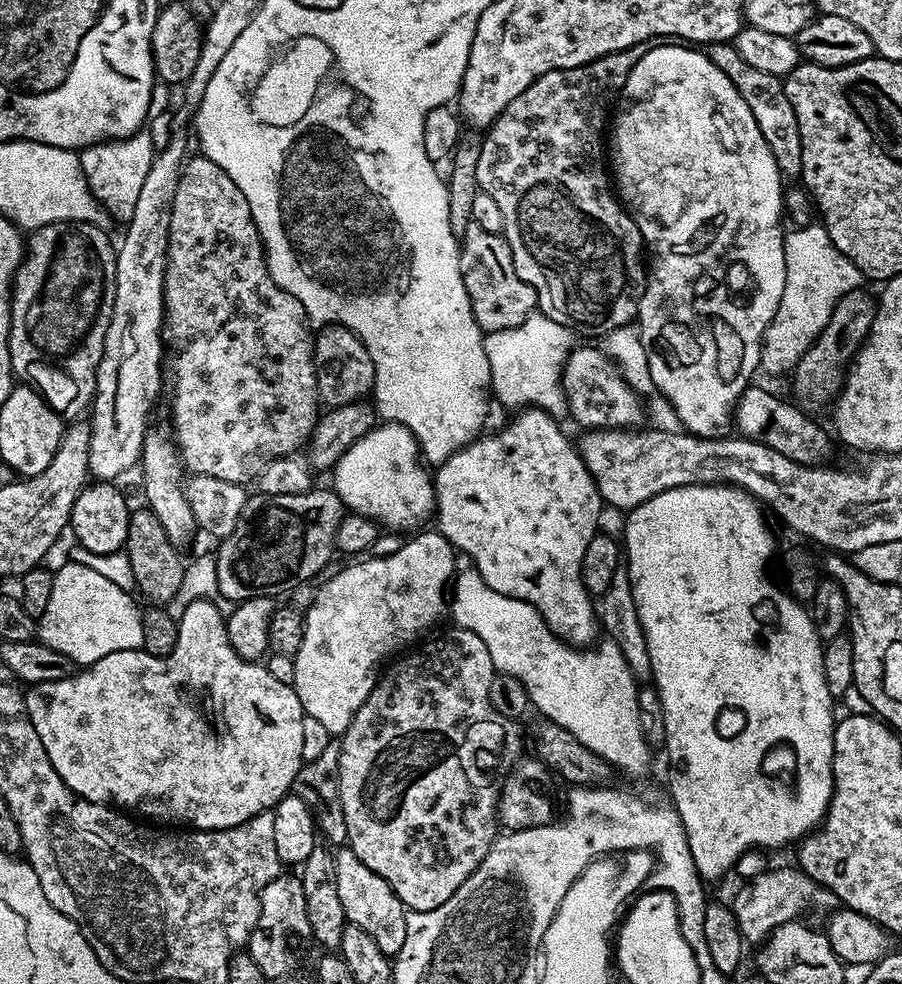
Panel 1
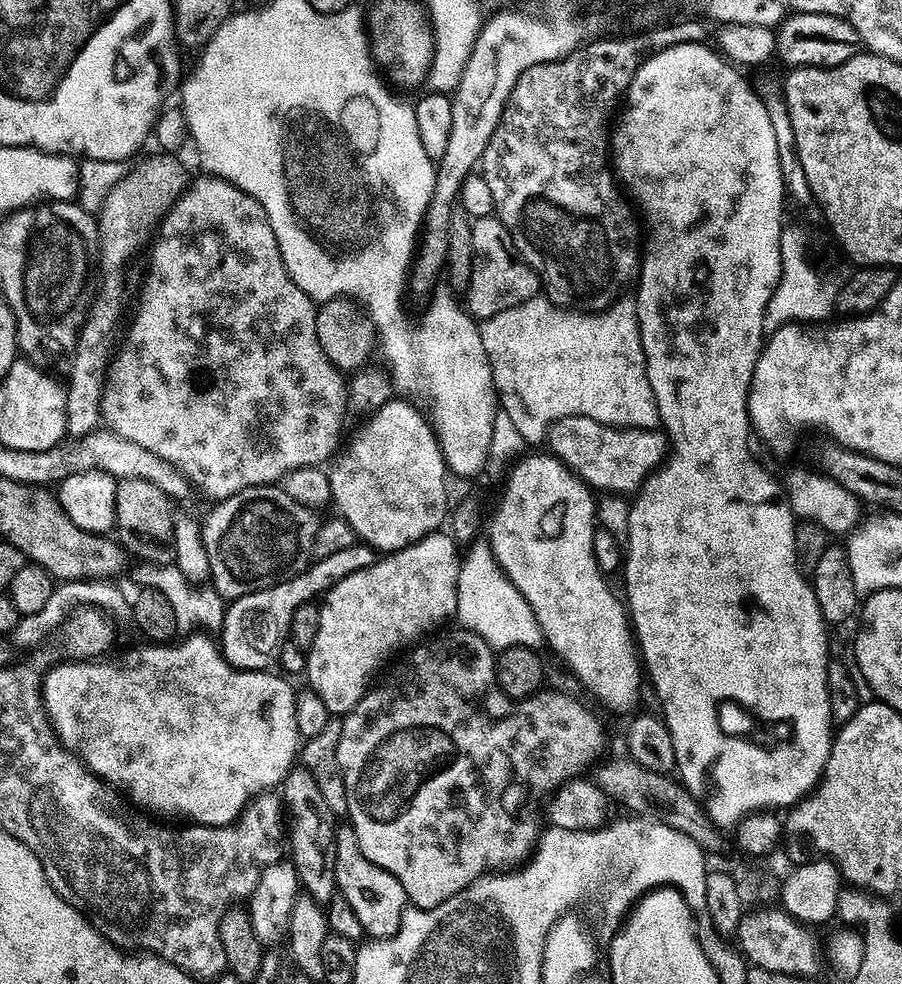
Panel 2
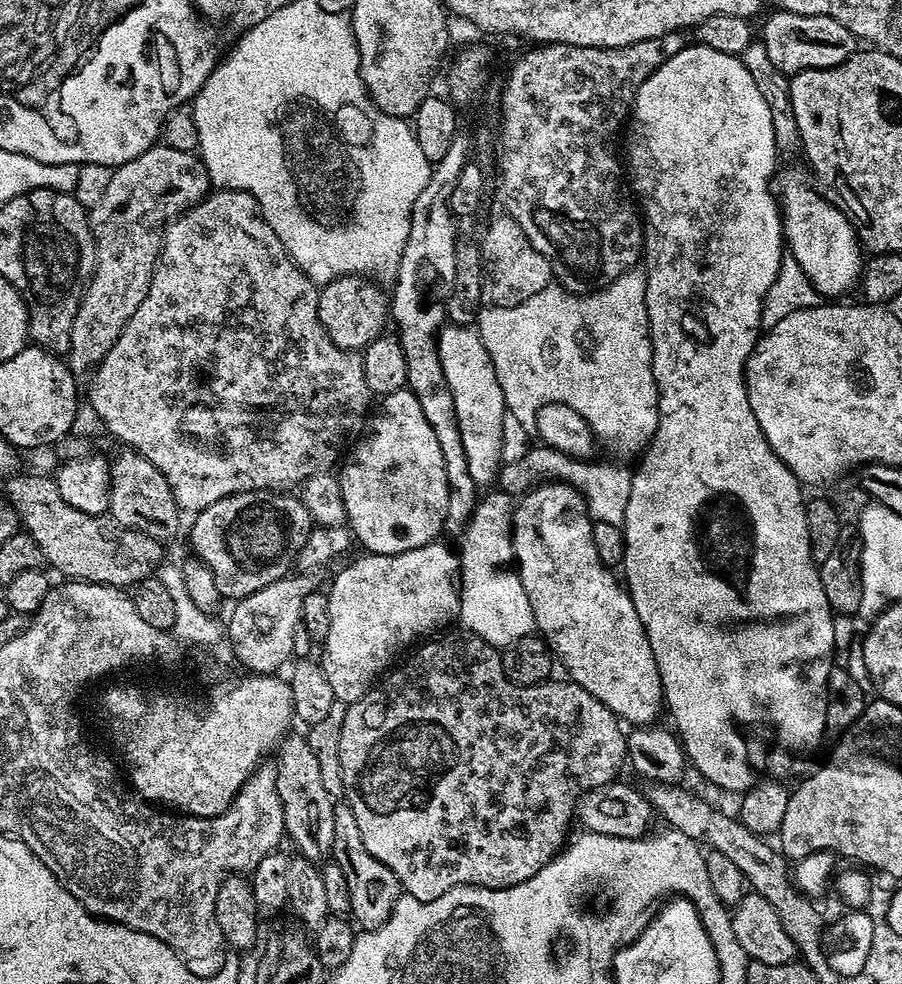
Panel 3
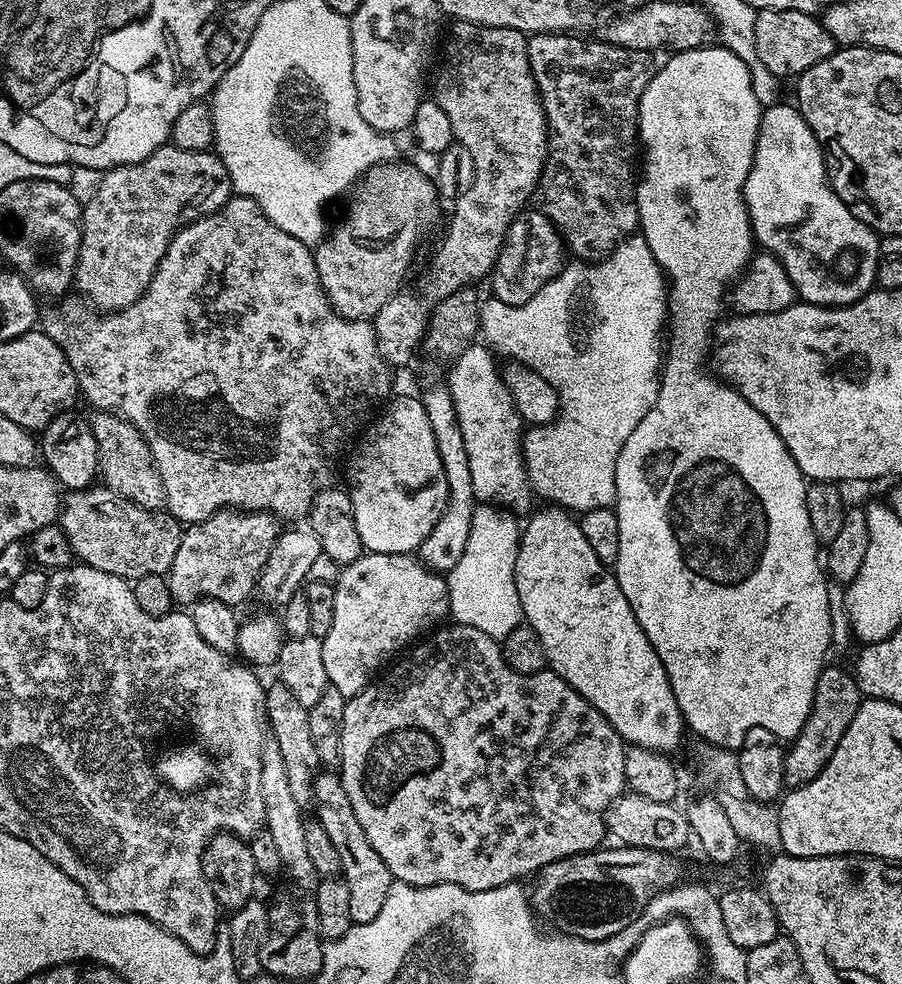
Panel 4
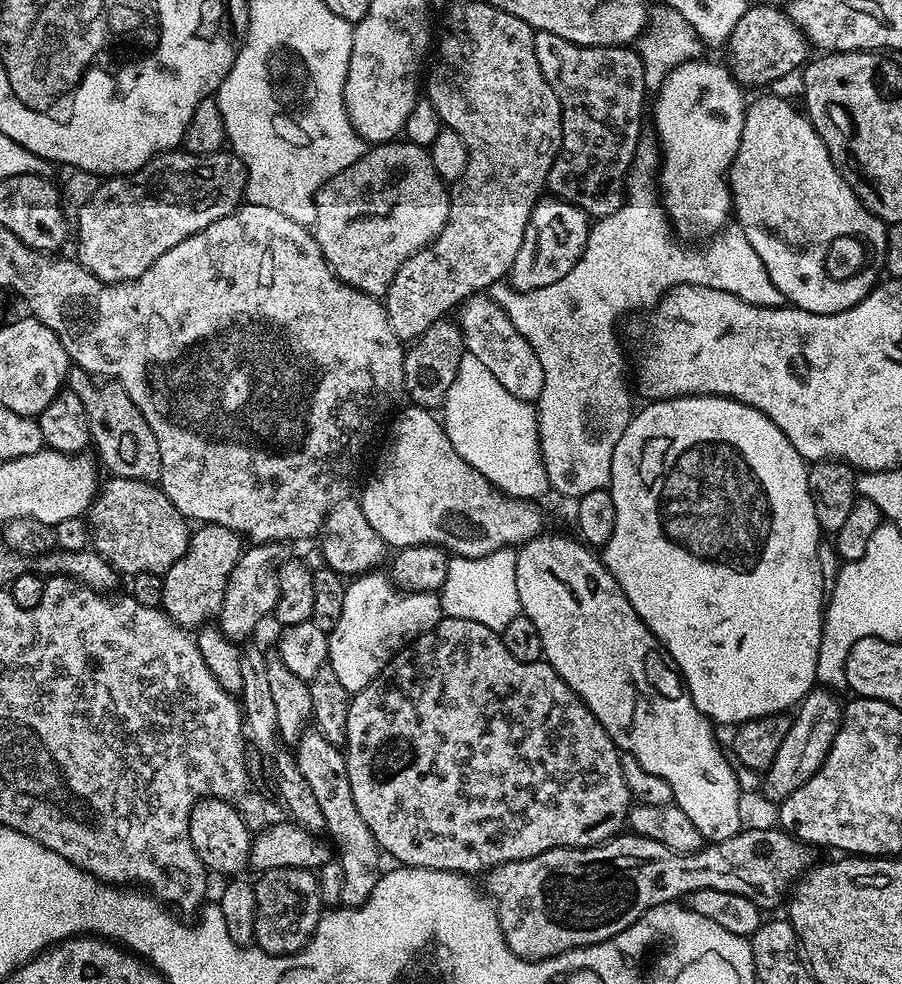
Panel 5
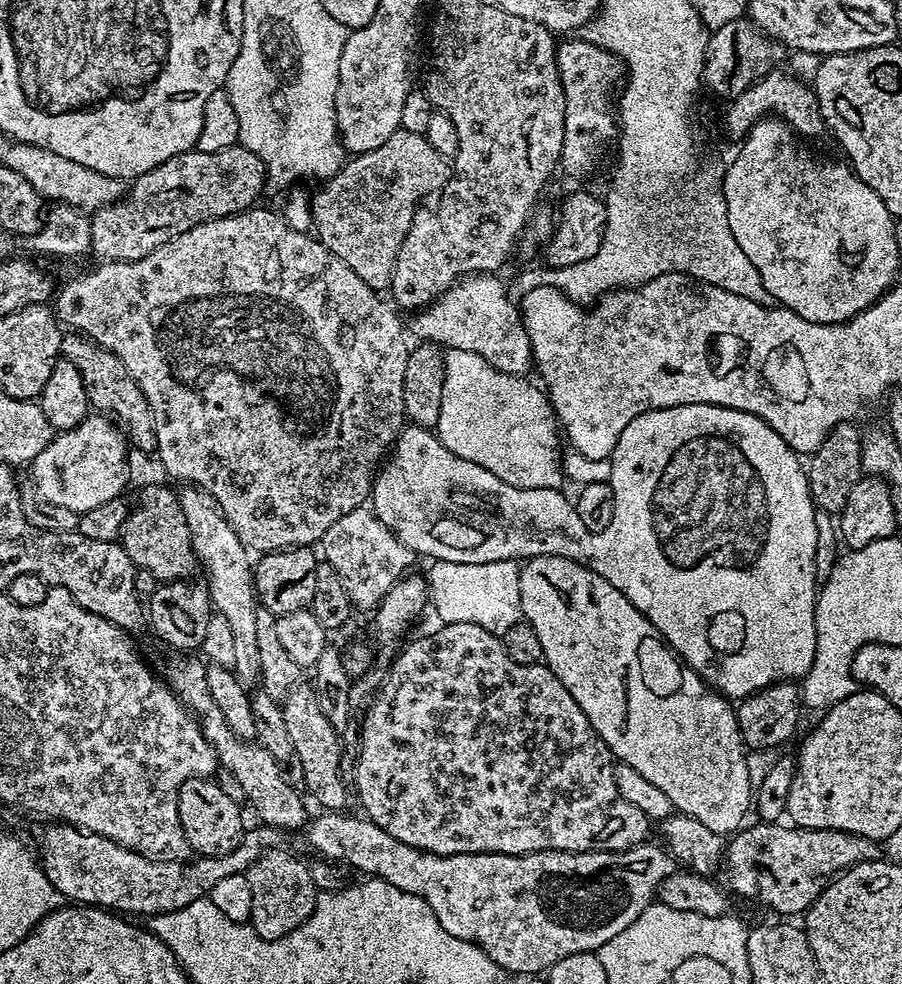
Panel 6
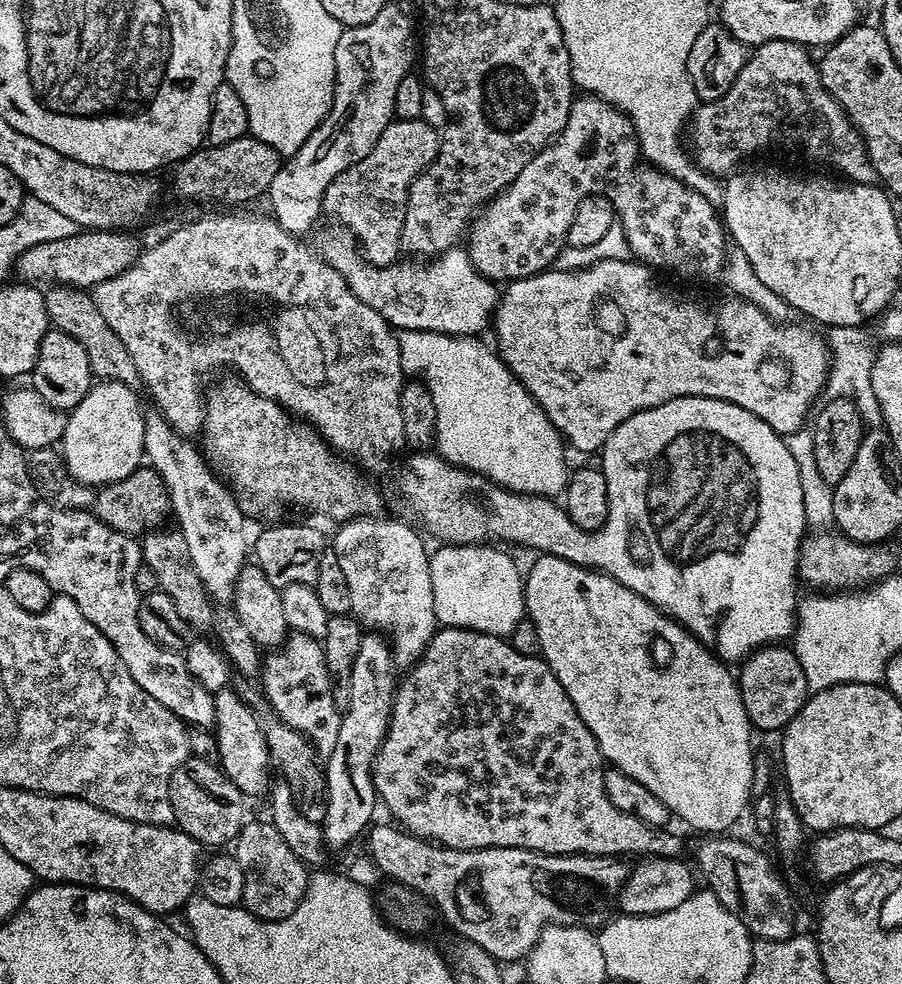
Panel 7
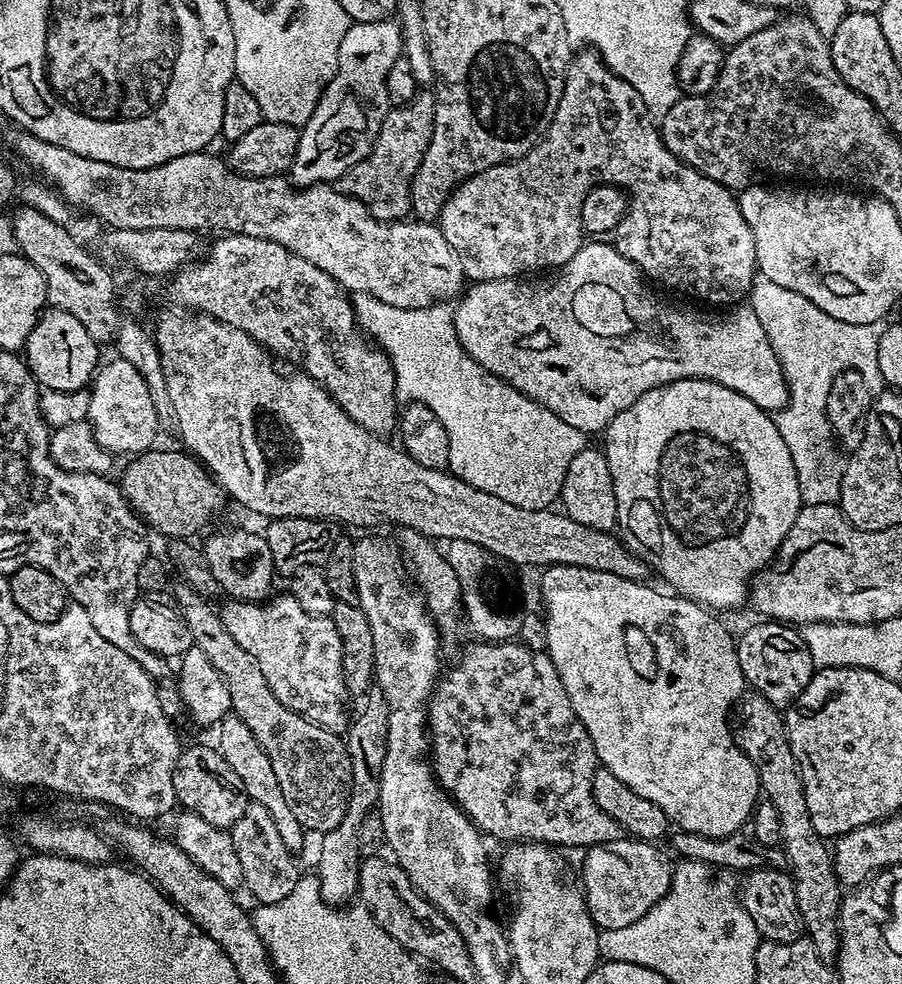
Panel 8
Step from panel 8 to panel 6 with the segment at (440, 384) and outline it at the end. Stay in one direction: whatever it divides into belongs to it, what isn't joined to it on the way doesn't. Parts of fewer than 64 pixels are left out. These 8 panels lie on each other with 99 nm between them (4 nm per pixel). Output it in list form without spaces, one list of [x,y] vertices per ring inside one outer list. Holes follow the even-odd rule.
[[[447,349],[444,352],[444,369],[446,378],[442,386],[442,414],[435,431],[449,450],[470,462],[478,462],[478,466],[490,470],[490,474],[502,478],[502,482],[510,486],[556,490],[560,483],[565,483],[560,448],[562,436],[558,431],[552,405],[539,387],[536,389],[534,385],[527,384],[527,379],[498,371],[490,366],[490,362],[486,362],[486,358],[470,354],[470,350]]]

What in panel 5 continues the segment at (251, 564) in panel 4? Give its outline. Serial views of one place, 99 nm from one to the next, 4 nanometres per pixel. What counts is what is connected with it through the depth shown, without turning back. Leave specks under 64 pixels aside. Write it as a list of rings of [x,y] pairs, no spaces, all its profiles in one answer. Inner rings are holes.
[[[200,524],[188,537],[188,549],[174,566],[163,575],[162,598],[159,607],[179,628],[199,630],[211,618],[219,617],[226,594],[227,582],[242,553],[239,532],[217,524]]]

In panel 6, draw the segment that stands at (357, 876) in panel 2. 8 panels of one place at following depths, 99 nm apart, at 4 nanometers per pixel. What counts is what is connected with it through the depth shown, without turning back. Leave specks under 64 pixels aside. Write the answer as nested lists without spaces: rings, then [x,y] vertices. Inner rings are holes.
[[[297,686],[292,689],[292,693],[290,693],[287,697],[282,702],[282,707],[284,710],[284,717],[286,718],[286,730],[288,733],[290,733],[290,742],[294,746],[294,750],[296,751],[296,758],[295,758],[295,763],[300,764],[302,766],[302,774],[304,775],[302,784],[303,787],[306,786],[308,787],[308,792],[307,795],[311,797],[310,795],[313,796],[314,799],[317,800],[318,803],[321,804],[321,809],[324,810],[344,810],[347,809],[347,804],[348,804],[348,790],[350,794],[350,788],[348,785],[348,788],[346,785],[344,785],[344,776],[342,773],[340,773],[340,736],[341,733],[336,729],[336,727],[329,721],[327,718],[322,714],[322,706],[320,705],[320,698],[316,694],[316,689],[315,687],[308,686],[308,688],[304,688],[305,686]]]

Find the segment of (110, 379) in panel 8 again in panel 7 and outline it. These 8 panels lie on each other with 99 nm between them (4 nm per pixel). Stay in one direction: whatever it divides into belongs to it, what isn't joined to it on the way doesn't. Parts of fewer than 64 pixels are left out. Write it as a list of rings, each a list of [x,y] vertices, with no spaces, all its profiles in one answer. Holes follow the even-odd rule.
[[[100,380],[93,383],[92,389],[78,402],[78,406],[67,413],[68,421],[58,448],[62,453],[63,466],[67,468],[67,475],[80,484],[94,484],[93,486],[108,485],[126,478],[136,468],[141,467],[145,459],[144,454],[144,413],[140,408],[140,400],[136,397],[137,389],[130,384],[123,384],[117,380]]]

